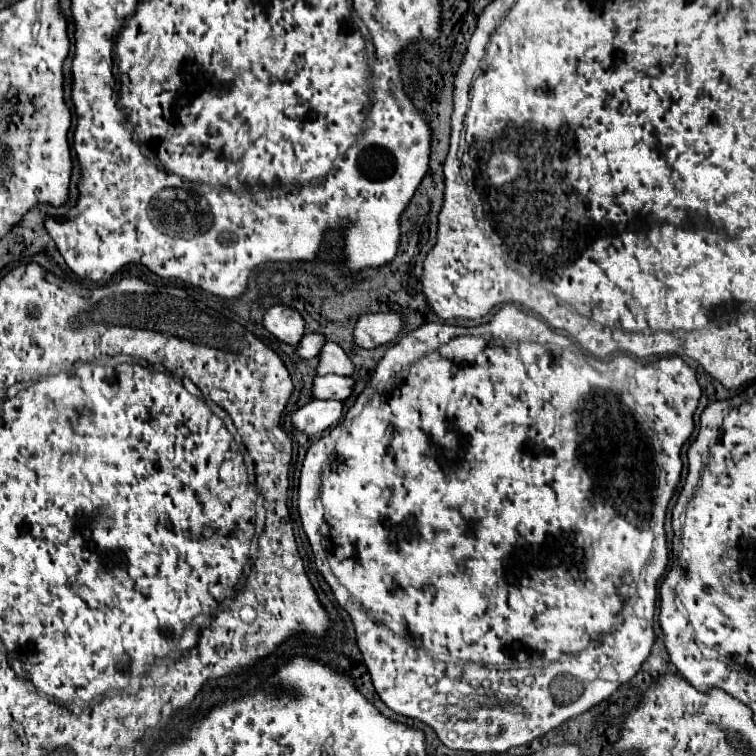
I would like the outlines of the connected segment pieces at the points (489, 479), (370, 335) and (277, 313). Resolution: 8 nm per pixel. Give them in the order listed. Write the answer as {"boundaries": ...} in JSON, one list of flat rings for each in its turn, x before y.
{"boundaries":[[[506,303,490,323,478,327,426,323,424,339,422,325,406,333,378,361,368,391,364,393,362,409,358,409,356,399,346,411,344,421,310,445,298,485,298,513,312,551,322,551,334,573,334,579,330,579,330,573,324,573,324,565,322,569,318,567,328,585,334,587,332,593,338,605,348,611,354,623,356,643,372,675,378,697,394,713,430,725,448,749,504,753,510,747,526,745,570,717,588,711,608,699,622,683,628,683,650,655,654,643,652,621,656,581,662,577,669,561,664,533,666,507,680,481,680,449,694,431,694,411,702,395,696,371,680,357,662,357,642,365,627,354,620,354,610,361,588,356,568,337,554,333,536,315,522,311,514,303]],[[370,313,362,315,354,327,354,343,362,349,374,349,390,343,402,327,396,313]],[[272,307,264,313,264,327,268,333,272,333,278,341,296,345,300,337,304,335,304,319,296,309,290,307]]]}

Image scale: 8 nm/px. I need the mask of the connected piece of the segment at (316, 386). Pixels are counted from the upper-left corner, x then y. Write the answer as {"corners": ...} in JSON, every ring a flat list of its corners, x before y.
{"corners":[[324,375,314,377,312,381,312,399,338,399,346,401,352,393,354,379,340,375]]}

